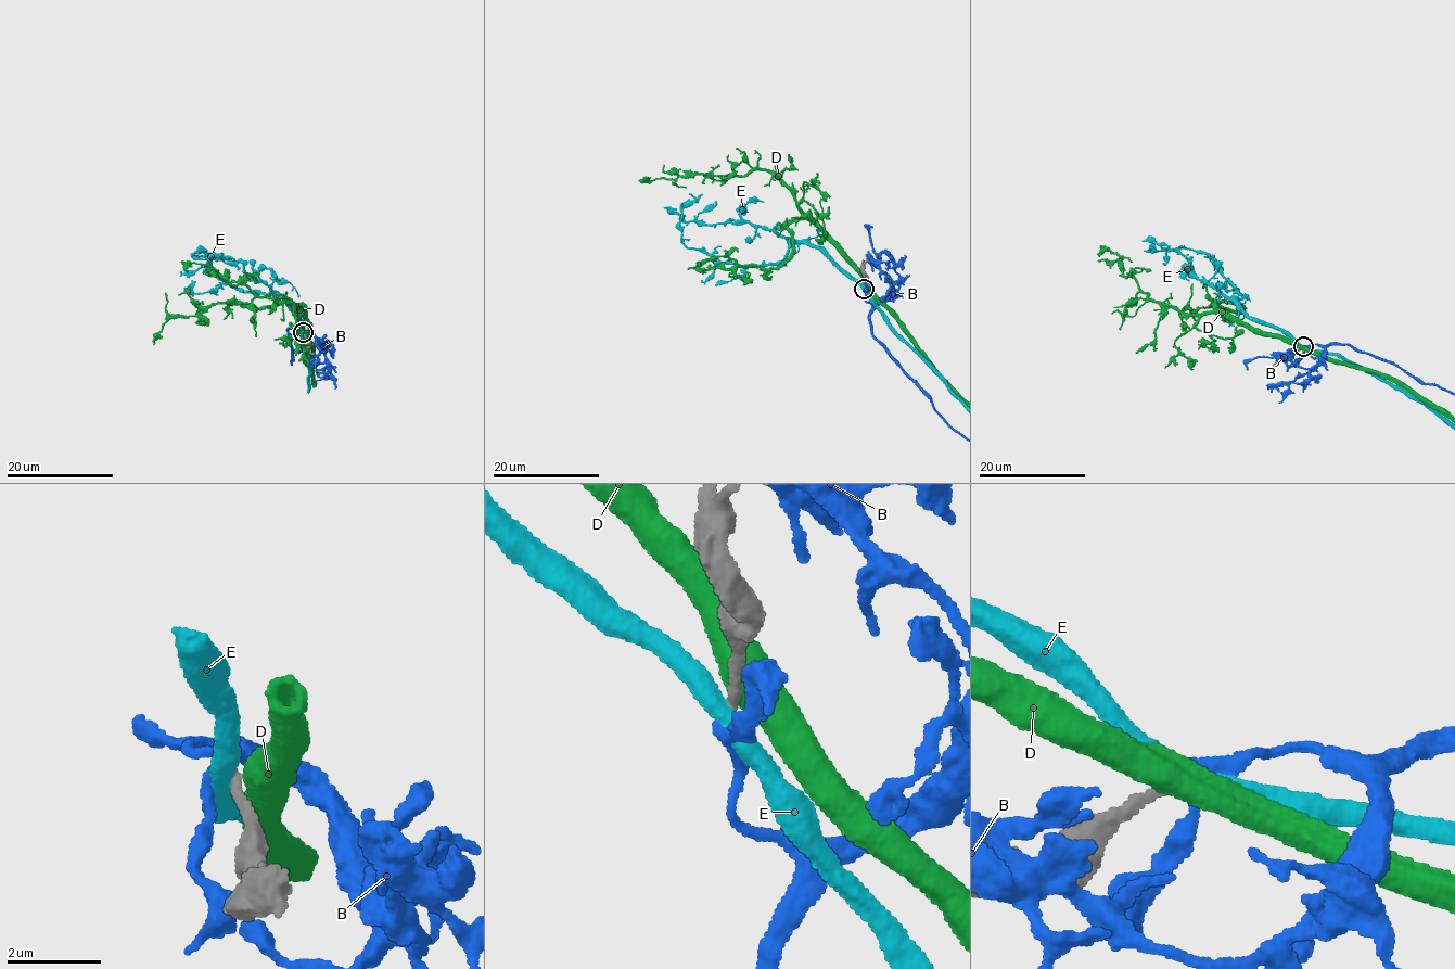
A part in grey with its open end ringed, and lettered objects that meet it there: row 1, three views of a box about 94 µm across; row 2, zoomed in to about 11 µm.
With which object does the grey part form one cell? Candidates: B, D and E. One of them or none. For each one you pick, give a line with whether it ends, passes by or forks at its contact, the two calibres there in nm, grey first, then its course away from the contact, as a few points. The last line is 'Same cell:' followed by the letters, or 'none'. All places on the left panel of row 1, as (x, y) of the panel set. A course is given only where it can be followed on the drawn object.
B: It passes by. Thickness 220 nm (grey) against 260 nm
Same cell: B

